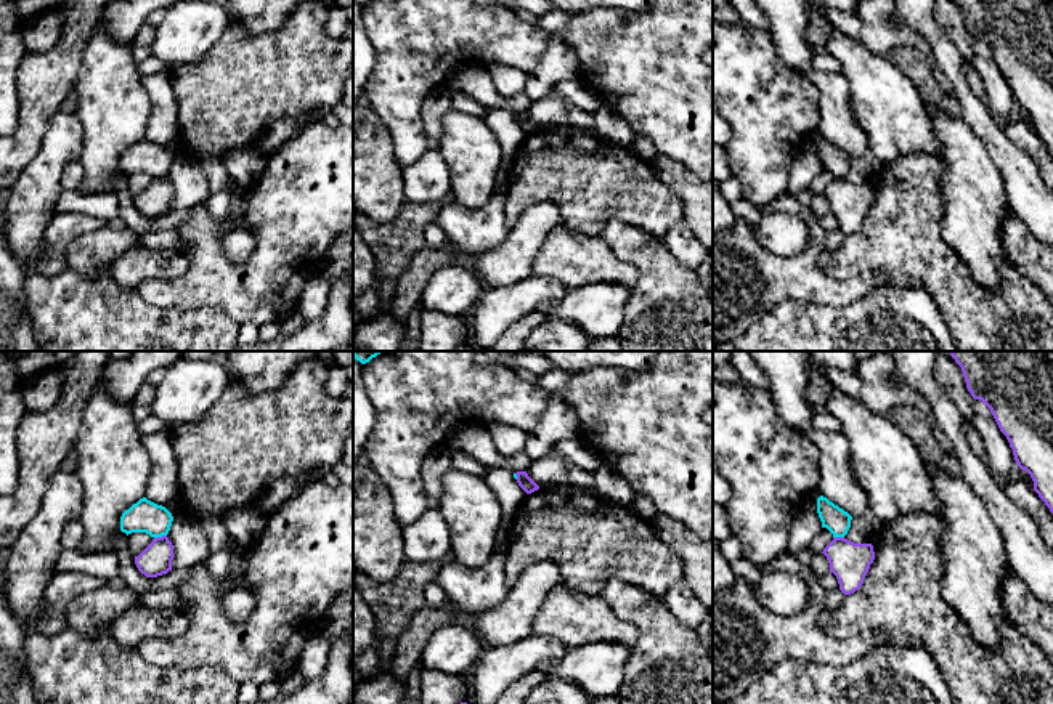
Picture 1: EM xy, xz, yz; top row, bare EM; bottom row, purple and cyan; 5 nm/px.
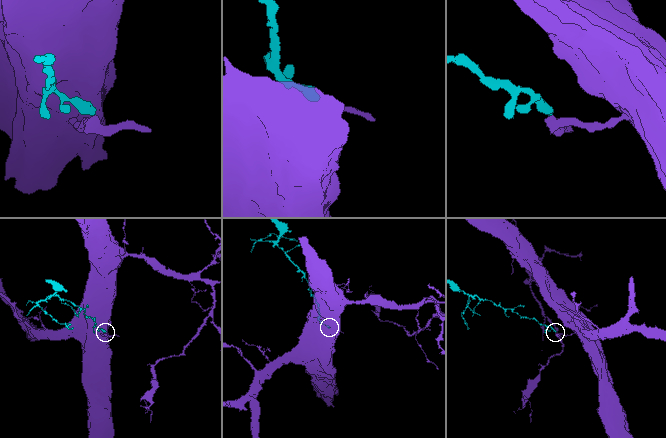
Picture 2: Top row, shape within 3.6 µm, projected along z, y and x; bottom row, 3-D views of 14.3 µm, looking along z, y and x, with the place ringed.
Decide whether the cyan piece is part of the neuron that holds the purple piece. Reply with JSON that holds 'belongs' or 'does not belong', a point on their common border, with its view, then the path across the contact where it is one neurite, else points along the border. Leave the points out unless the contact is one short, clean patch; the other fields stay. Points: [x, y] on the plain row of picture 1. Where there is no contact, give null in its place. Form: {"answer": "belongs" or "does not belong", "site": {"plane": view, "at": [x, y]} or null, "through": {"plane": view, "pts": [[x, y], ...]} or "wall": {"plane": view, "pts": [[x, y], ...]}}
{"answer": "does not belong", "site": {"plane": "xy", "at": [159, 178]}, "wall": {"plane": "xy", "pts": [[166, 175], [154, 180]]}}

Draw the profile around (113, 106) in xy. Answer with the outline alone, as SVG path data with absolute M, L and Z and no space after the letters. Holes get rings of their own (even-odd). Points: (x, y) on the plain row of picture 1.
M100 21L88 40L75 80L77 107L74 114L83 127L83 151L80 162L85 180L80 192L116 191L112 175L120 172L120 157L133 144L144 138L151 112L151 101L143 87L138 63L133 56L133 43L119 43Z

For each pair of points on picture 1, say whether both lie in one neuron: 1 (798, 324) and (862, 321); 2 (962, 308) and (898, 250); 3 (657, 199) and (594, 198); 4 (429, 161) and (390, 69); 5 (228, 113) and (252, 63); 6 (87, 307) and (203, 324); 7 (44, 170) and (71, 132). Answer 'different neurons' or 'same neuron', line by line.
1: same neuron
2: same neuron
3: same neuron
4: different neurons
5: same neuron
6: same neuron
7: same neuron

